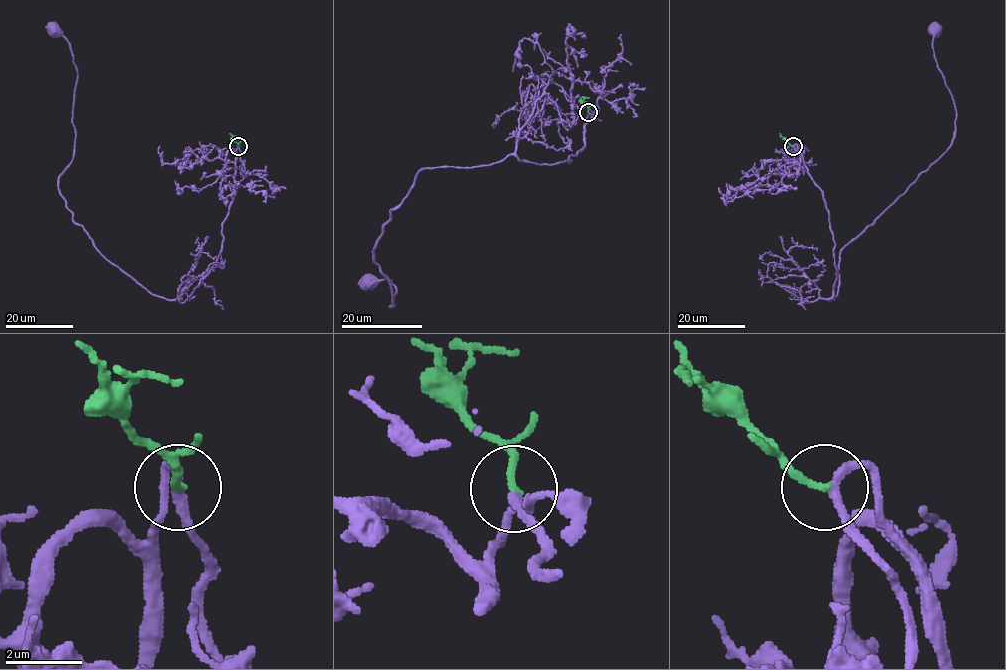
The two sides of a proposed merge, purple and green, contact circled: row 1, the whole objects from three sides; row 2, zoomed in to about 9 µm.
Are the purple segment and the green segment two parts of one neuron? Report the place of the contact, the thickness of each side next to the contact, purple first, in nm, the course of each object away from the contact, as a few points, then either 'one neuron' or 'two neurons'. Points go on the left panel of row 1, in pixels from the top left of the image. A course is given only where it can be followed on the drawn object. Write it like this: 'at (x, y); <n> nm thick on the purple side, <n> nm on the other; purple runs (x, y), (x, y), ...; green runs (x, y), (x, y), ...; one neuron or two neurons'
at (238, 146); 240 nm thick on the purple side, 190 nm on the other; purple runs (238, 146), (218, 259), (176, 299), (152, 294), (93, 245), (59, 190), (74, 152), (77, 69), (55, 31); green runs (238, 146), (230, 133); two neurons

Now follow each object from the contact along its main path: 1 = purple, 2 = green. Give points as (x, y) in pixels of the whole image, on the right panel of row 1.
1: (793, 146), (821, 191), (831, 225), (831, 300), (840, 251), (951, 142), (955, 103), (935, 61), (937, 31)
2: (792, 146), (780, 133)

